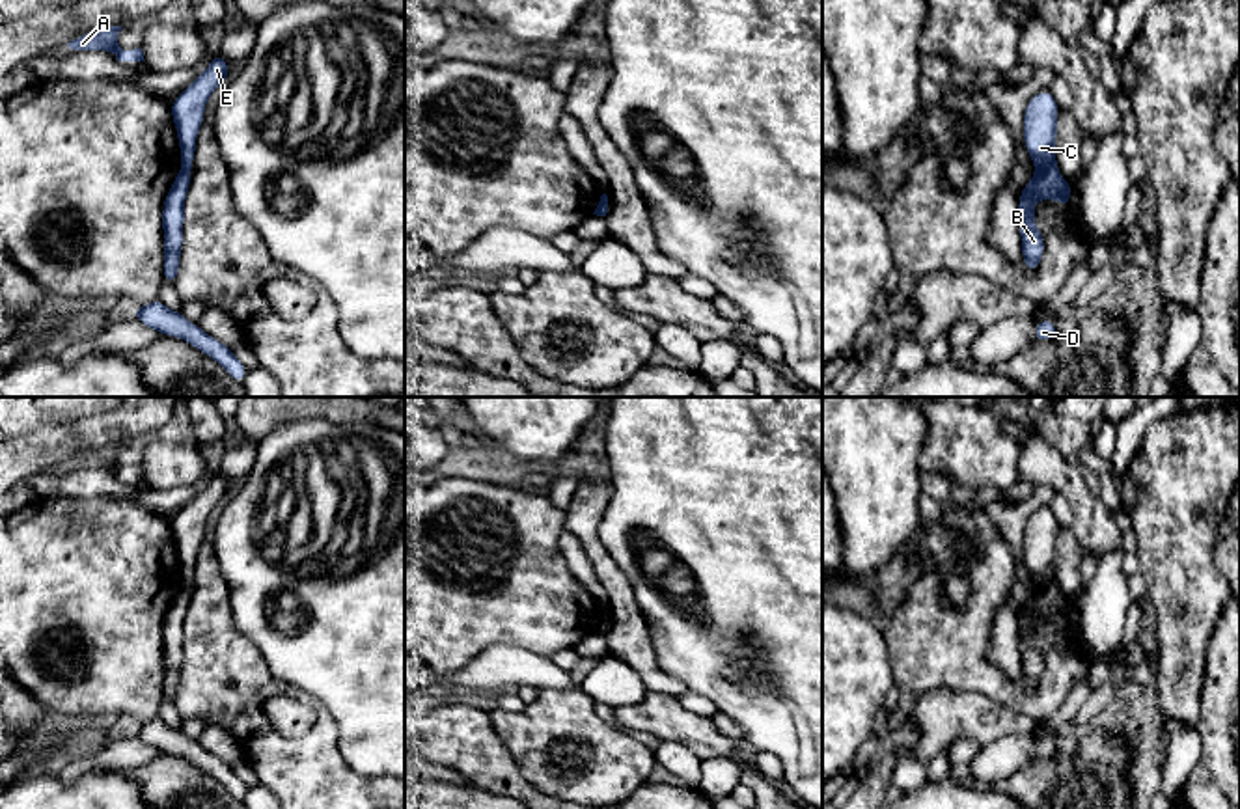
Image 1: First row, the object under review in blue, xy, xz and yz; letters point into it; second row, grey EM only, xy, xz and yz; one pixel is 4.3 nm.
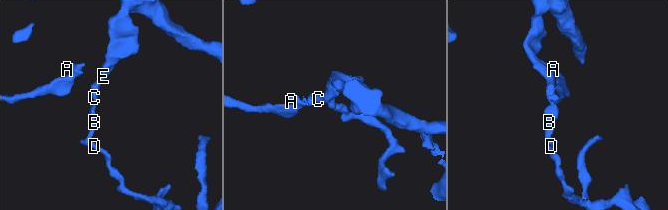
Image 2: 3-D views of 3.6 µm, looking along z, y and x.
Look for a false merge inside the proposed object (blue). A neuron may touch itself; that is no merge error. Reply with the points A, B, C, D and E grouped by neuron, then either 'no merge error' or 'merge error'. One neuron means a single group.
A B D / C E | merge error

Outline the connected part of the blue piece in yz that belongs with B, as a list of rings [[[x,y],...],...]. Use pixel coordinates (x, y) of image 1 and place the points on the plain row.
[[[1057,583],[1037,589],[1022,606],[1018,617],[1018,641],[1022,656],[1022,675],[1029,692],[1033,692],[1044,671],[1044,654],[1035,643],[1033,621],[1039,617],[1054,617],[1070,624],[1072,602],[1061,595]]]

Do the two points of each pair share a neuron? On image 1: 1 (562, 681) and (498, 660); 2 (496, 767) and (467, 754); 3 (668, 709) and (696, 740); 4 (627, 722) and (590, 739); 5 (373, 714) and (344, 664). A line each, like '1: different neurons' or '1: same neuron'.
1: same neuron
2: same neuron
3: same neuron
4: different neurons
5: same neuron

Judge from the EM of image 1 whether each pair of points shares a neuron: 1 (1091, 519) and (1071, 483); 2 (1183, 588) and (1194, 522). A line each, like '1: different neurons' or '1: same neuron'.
1: same neuron
2: same neuron

